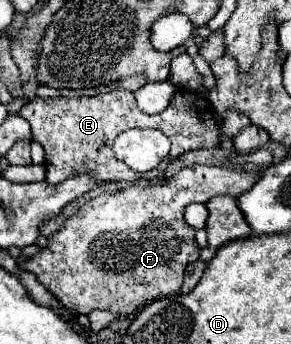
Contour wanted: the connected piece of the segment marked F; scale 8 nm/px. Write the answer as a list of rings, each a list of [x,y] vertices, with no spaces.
[[[190,166],[190,168],[184,168],[180,170],[178,174],[174,174],[166,184],[160,184],[160,186],[132,186],[132,188],[126,188],[126,190],[120,190],[120,192],[112,192],[112,194],[100,194],[98,198],[86,202],[74,216],[70,216],[66,222],[64,222],[64,228],[60,232],[56,232],[50,240],[48,240],[48,246],[42,248],[32,260],[28,262],[20,262],[20,268],[36,274],[36,278],[72,312],[72,314],[90,314],[92,310],[112,310],[116,314],[136,314],[138,310],[142,310],[142,306],[148,306],[150,302],[156,302],[160,298],[166,298],[170,294],[176,294],[180,292],[182,288],[182,278],[184,278],[184,270],[190,262],[198,260],[198,254],[200,254],[200,246],[198,242],[194,240],[194,228],[190,228],[186,222],[184,222],[184,208],[192,202],[201,202],[206,204],[208,198],[212,198],[212,194],[232,194],[234,198],[246,190],[250,190],[254,186],[254,182],[258,180],[258,170],[240,170],[240,168],[232,168],[232,166]]]

